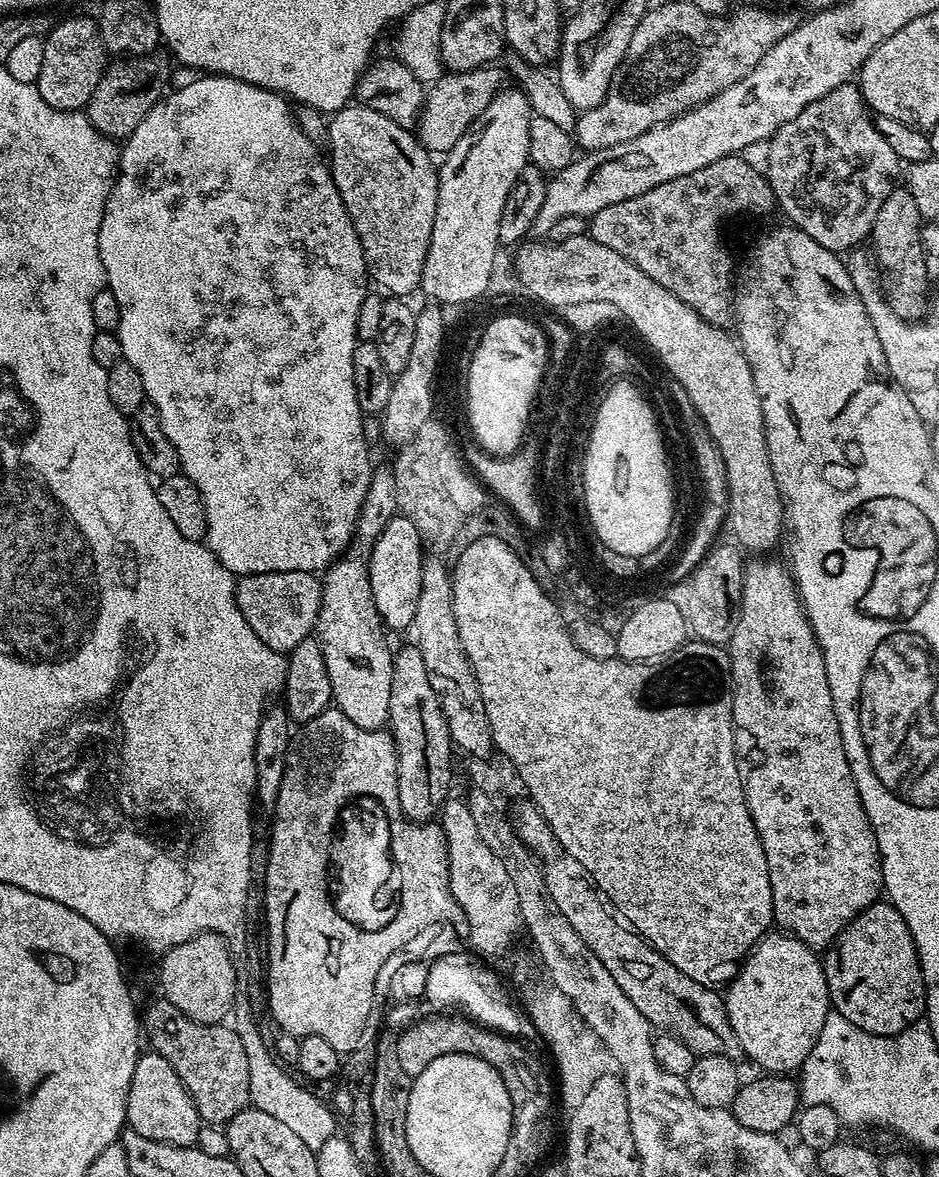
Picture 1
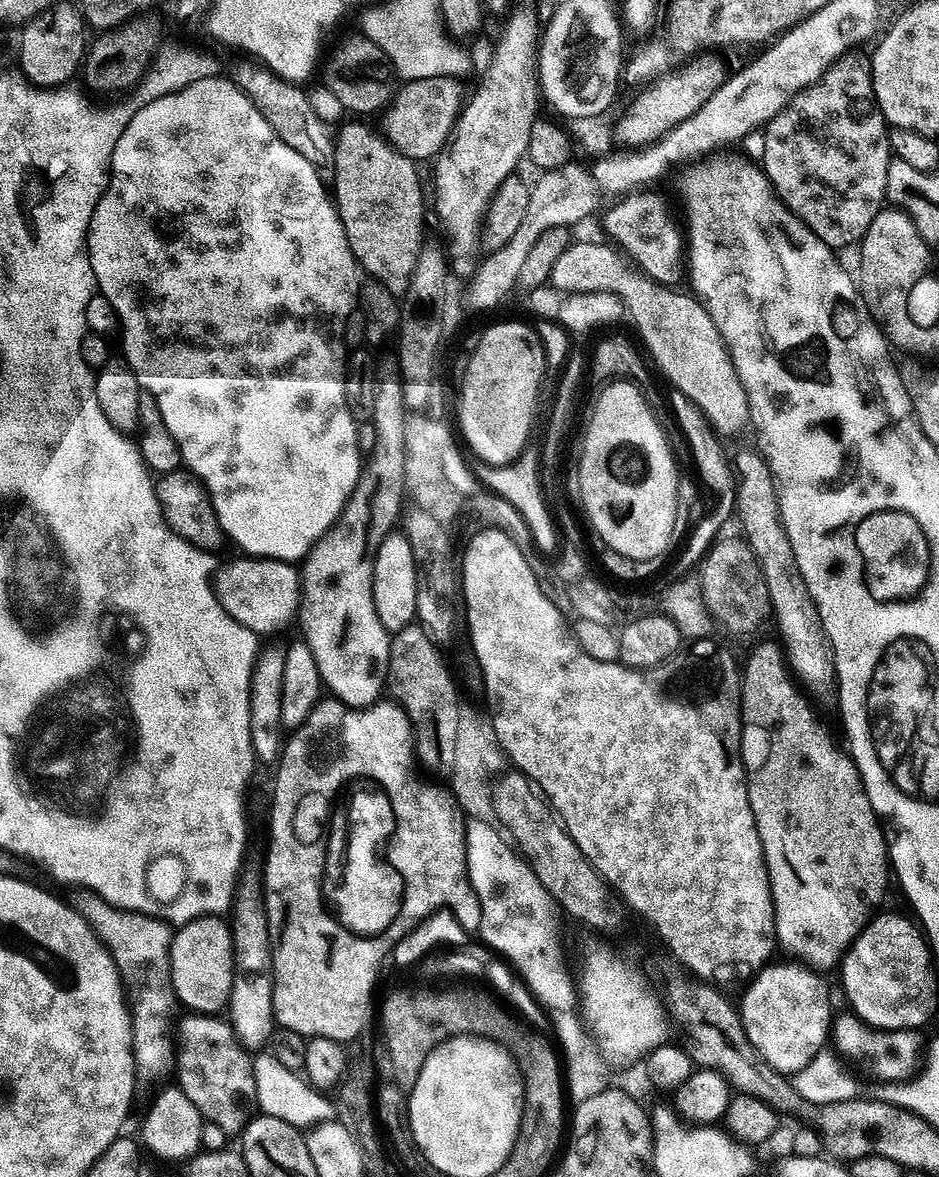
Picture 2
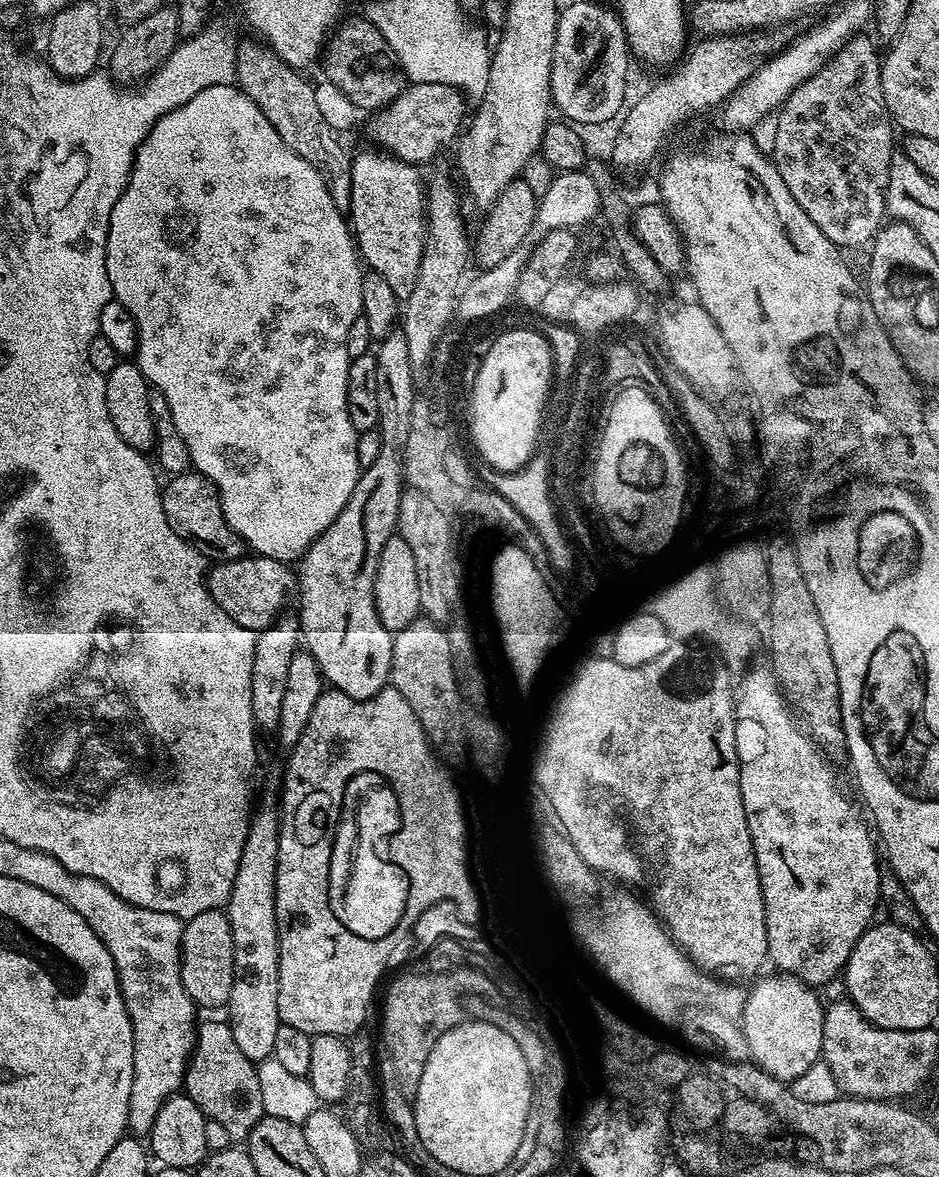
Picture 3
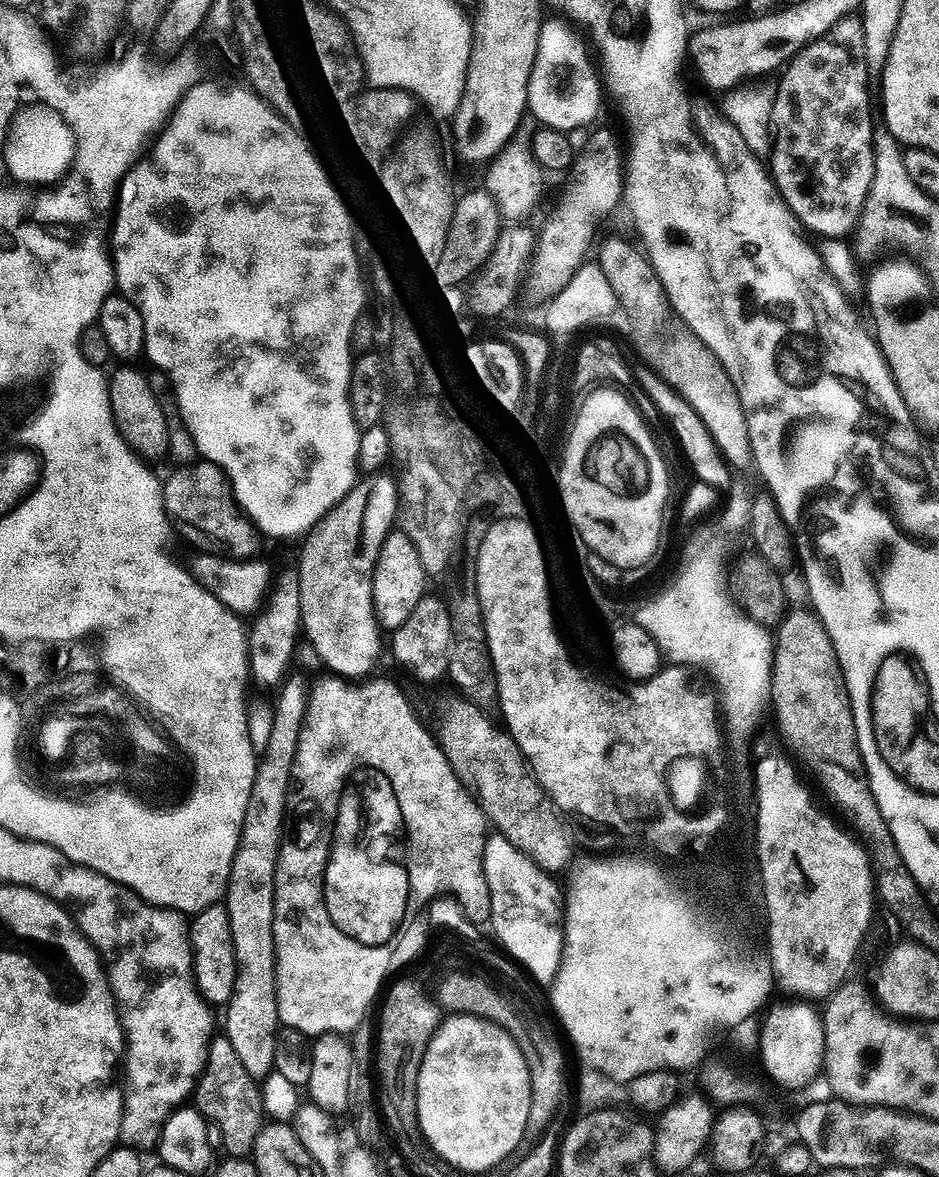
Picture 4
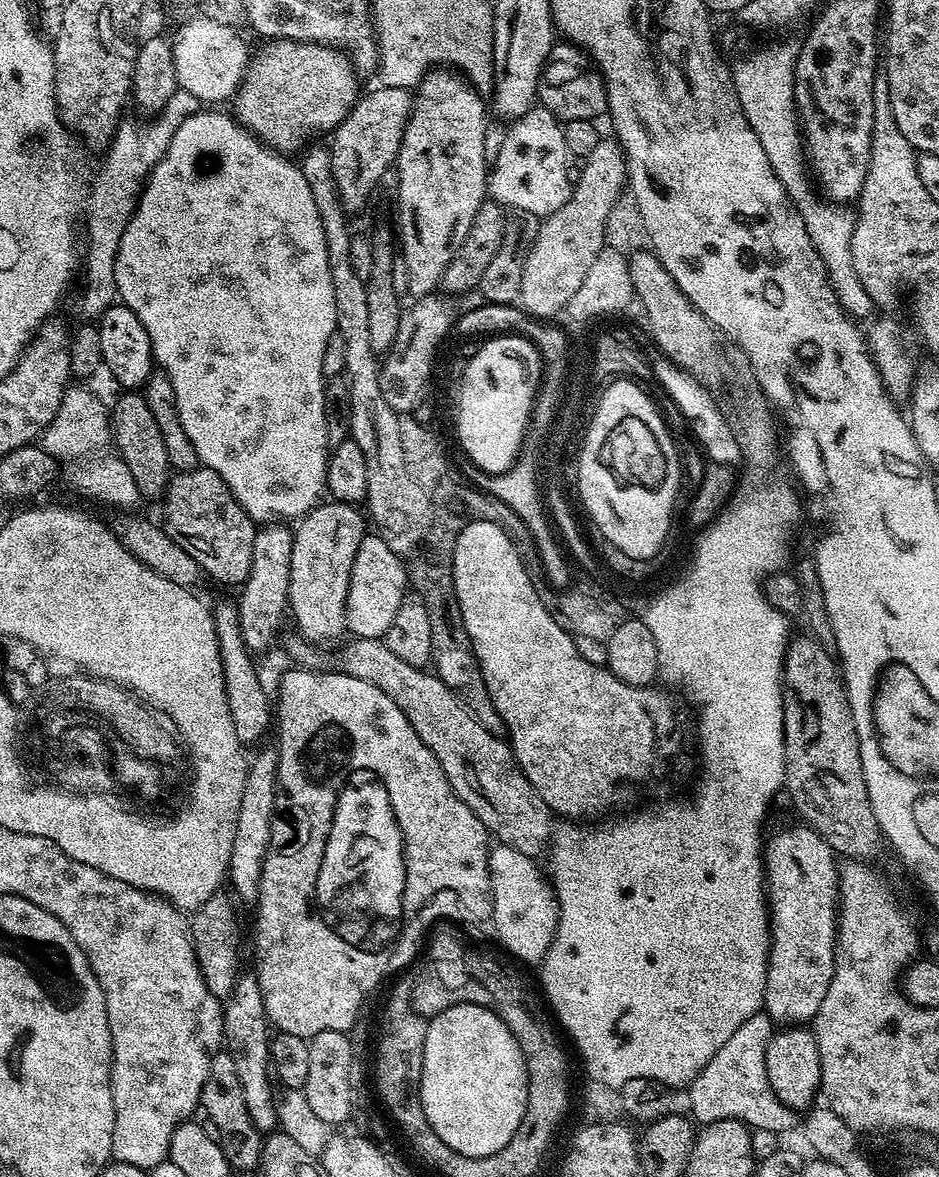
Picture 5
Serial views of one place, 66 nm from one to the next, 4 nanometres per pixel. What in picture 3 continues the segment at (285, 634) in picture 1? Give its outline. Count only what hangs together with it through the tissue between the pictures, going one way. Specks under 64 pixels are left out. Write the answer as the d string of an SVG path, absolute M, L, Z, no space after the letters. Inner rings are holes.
M243 556L238 560L220 562L214 569L211 567L206 576L206 587L226 614L244 629L257 632L275 621L288 590L291 586L293 589L294 574L293 571L291 574L289 568L291 567L287 563L268 556Z

